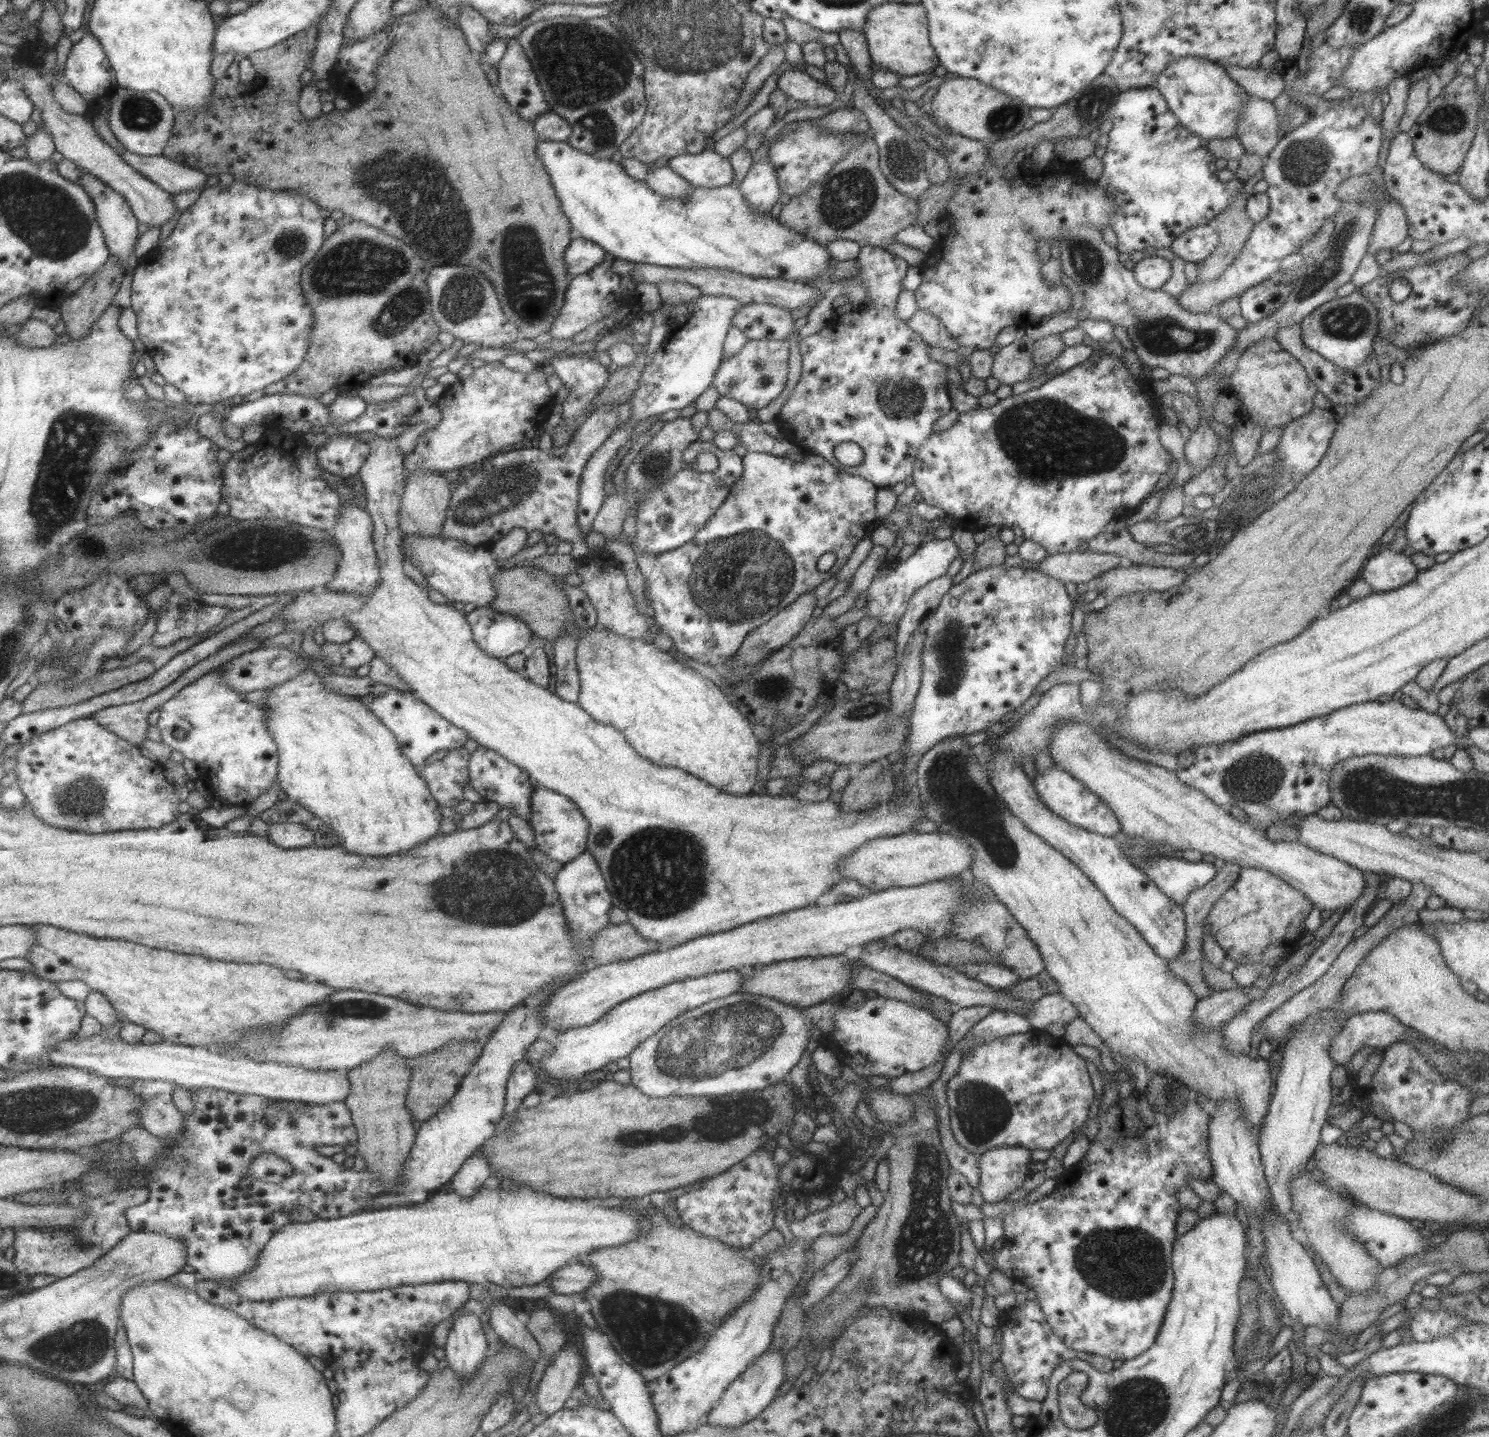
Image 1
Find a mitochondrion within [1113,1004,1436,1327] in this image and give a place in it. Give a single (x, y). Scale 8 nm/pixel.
(1168, 1094)

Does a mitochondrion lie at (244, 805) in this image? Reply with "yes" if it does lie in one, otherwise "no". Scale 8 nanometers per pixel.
no

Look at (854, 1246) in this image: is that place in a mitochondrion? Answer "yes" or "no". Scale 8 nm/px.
no

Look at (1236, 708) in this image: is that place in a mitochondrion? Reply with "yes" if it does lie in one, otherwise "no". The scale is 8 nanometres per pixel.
no

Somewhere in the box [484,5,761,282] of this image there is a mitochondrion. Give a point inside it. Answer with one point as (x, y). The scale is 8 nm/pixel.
(583, 66)

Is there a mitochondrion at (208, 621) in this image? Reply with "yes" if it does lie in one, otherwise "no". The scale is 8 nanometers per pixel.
no

